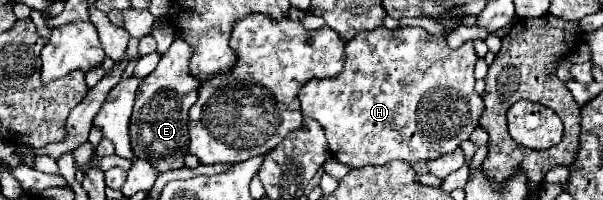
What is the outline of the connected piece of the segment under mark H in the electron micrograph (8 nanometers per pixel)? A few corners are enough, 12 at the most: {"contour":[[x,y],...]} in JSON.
{"contour":[[346,42],[298,92],[350,166],[436,160],[484,110],[474,44]]}

